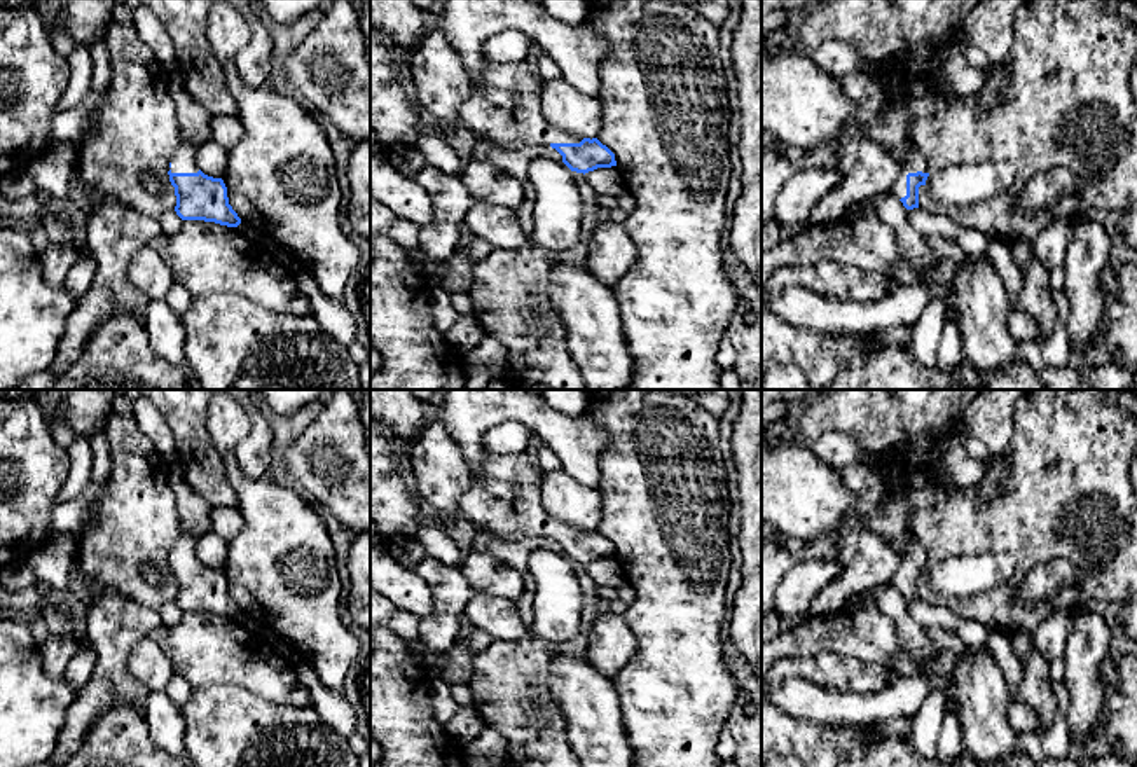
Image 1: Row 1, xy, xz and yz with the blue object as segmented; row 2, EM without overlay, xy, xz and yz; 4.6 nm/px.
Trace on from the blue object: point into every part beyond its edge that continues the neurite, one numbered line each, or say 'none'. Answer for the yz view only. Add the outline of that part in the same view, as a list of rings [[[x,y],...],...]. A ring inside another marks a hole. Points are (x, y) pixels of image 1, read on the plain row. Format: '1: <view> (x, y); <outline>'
1: yz (914, 554); [[[912,538],[906,552],[901,556],[899,568],[896,570],[891,584],[899,591],[905,589],[906,587],[906,566],[917,564],[917,563],[929,564],[924,549],[920,547],[917,540]]]

